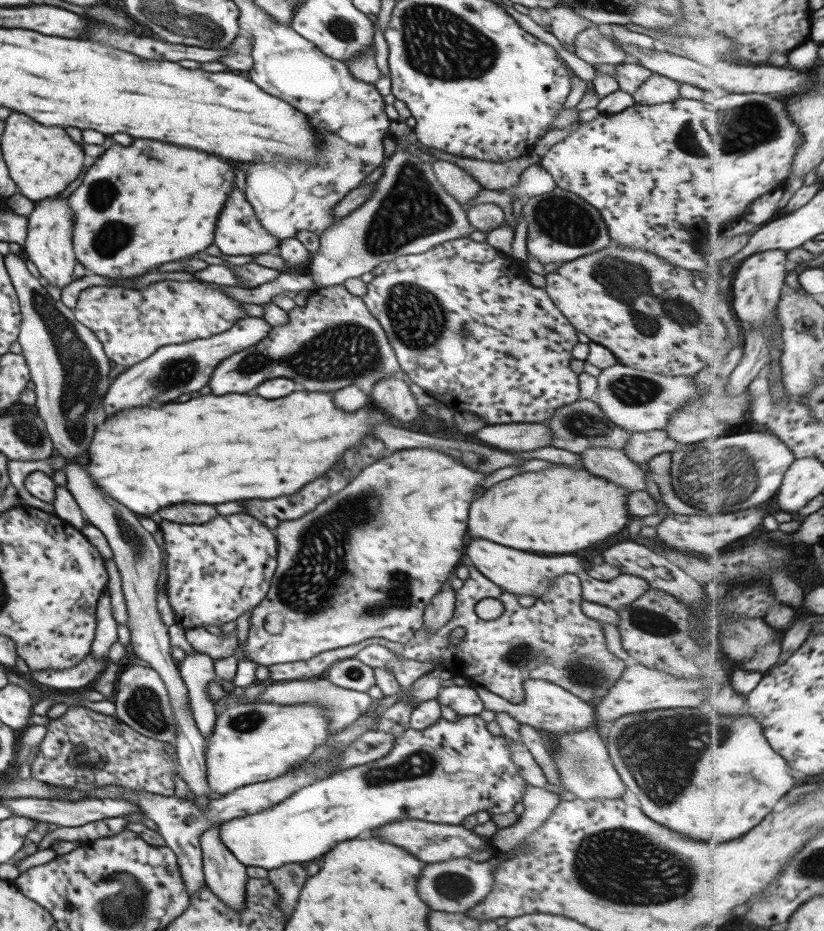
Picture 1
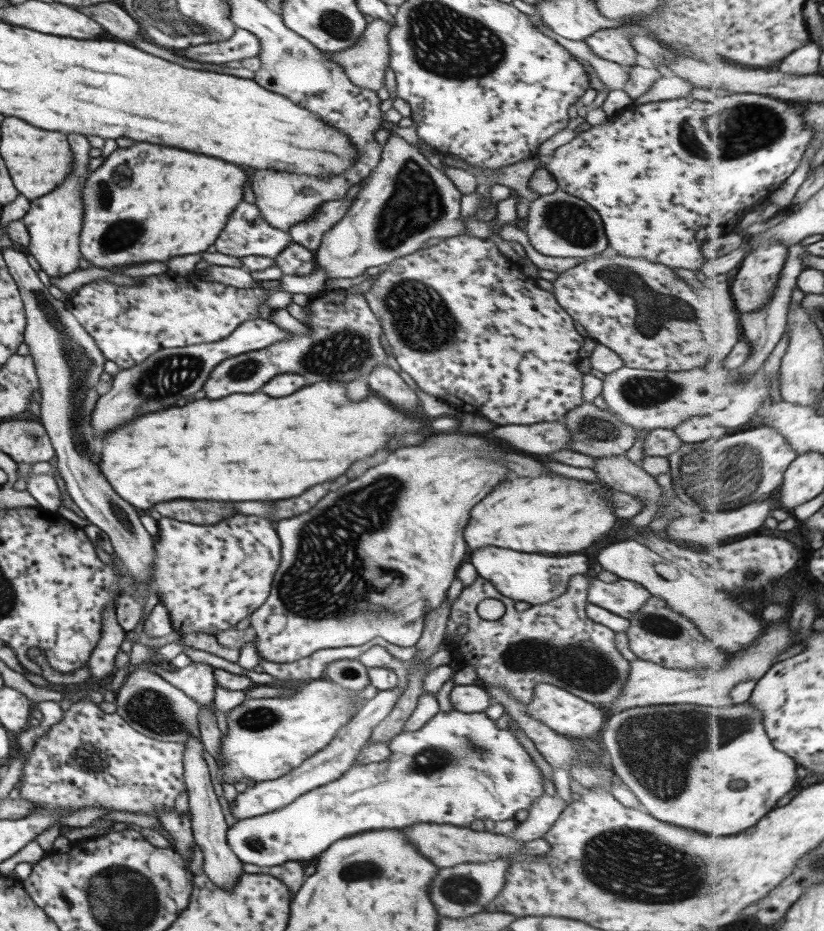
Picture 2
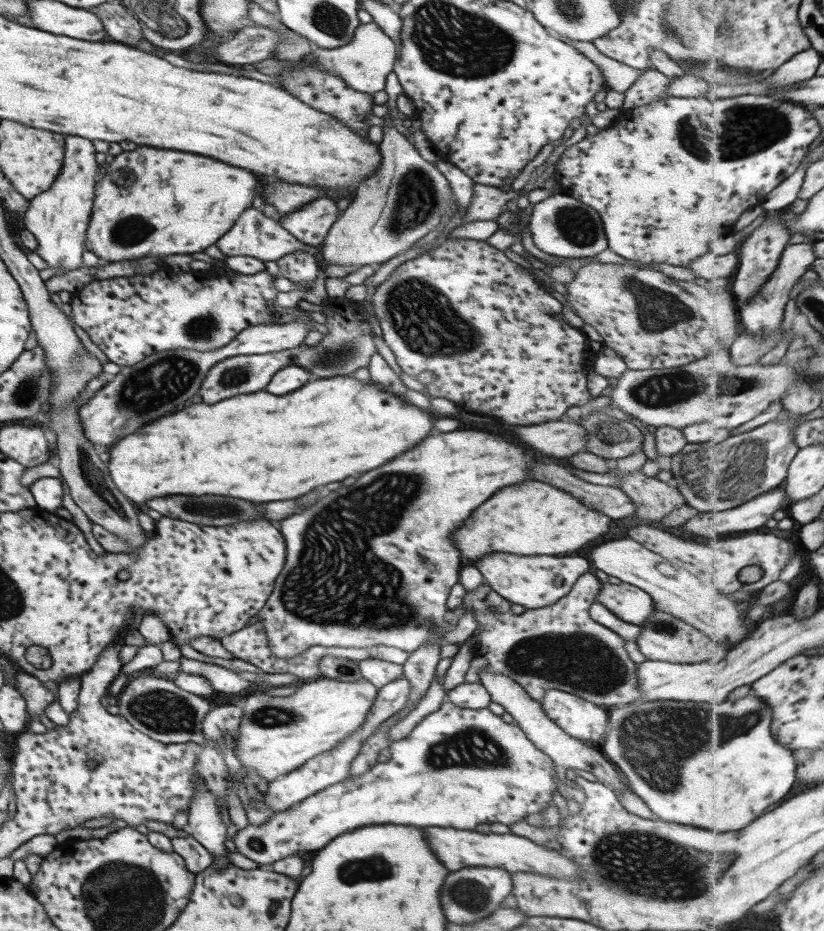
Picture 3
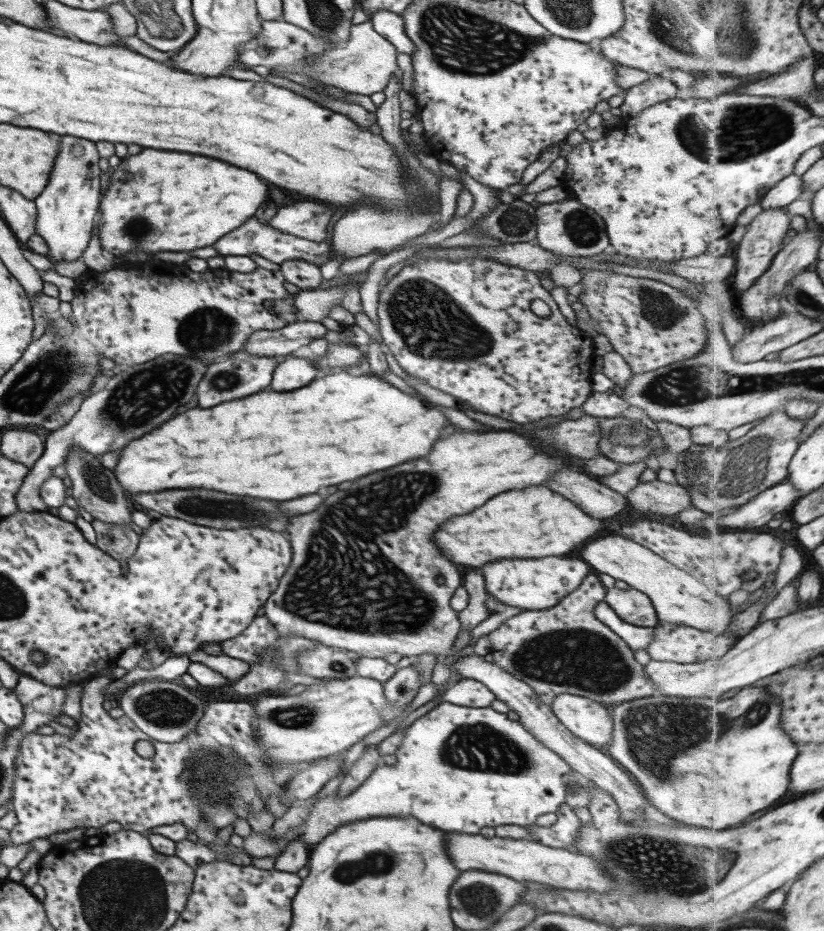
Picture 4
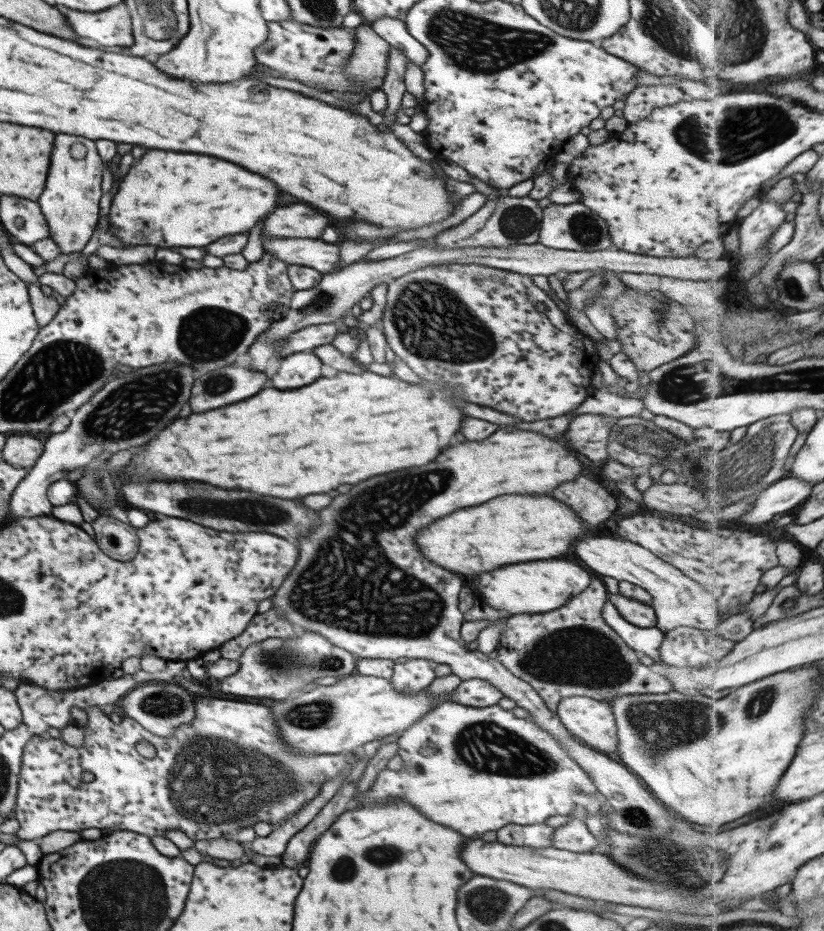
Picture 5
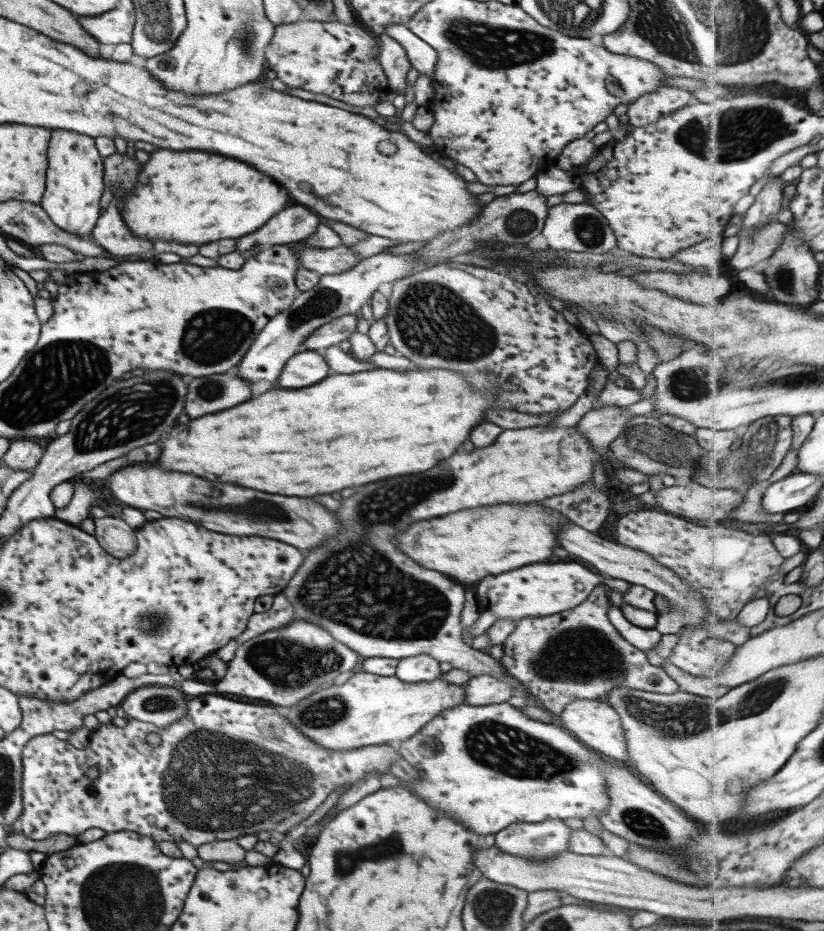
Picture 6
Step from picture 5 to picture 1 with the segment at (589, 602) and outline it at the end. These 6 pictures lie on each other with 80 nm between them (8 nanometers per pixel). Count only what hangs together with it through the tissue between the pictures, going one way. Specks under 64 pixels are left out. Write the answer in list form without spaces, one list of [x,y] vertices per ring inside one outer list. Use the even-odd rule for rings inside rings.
[[[461,555],[459,564],[467,567],[469,578],[454,591],[451,619],[435,632],[428,632],[421,626],[405,644],[376,637],[371,642],[388,648],[399,658],[429,664],[437,661],[436,667],[443,666],[452,672],[452,676],[459,676],[477,688],[487,689],[511,704],[524,699],[522,686],[529,679],[552,682],[590,703],[607,694],[627,663],[607,650],[599,623],[581,613],[581,583],[576,574],[558,576],[531,607],[521,608],[514,594],[501,590],[485,578],[465,555]],[[481,598],[499,600],[503,604],[503,613],[493,620],[477,618],[475,603]],[[454,628],[464,628],[464,635],[456,645],[448,641],[448,634]]]

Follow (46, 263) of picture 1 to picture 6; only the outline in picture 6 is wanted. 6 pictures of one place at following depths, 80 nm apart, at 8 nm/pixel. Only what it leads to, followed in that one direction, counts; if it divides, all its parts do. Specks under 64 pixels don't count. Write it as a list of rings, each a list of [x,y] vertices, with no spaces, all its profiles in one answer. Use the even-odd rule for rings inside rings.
[[[51,130],[47,146],[47,168],[40,207],[59,229],[76,237],[92,232],[100,215],[99,201],[104,188],[102,181],[103,157],[97,152],[93,138],[69,130]]]

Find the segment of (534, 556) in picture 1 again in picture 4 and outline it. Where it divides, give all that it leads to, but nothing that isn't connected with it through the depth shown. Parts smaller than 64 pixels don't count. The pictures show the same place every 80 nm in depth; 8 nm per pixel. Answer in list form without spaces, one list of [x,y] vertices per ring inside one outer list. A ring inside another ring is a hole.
[[[507,558],[486,562],[479,568],[484,580],[486,594],[490,594],[504,607],[519,608],[521,611],[544,610],[556,606],[569,592],[581,584],[581,580],[592,570],[586,562],[573,558]]]

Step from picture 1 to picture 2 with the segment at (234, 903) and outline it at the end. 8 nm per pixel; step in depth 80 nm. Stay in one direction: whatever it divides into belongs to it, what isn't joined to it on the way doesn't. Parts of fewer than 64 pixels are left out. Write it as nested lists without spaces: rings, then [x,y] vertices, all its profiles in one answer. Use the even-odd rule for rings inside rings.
[[[190,736],[183,746],[183,780],[186,786],[186,797],[188,813],[190,814],[190,826],[194,843],[202,852],[203,866],[200,872],[213,882],[215,886],[228,891],[232,889],[237,877],[243,873],[241,861],[231,852],[226,843],[226,832],[228,829],[217,796],[218,791],[212,778],[212,765],[205,758],[204,747],[199,738]]]

